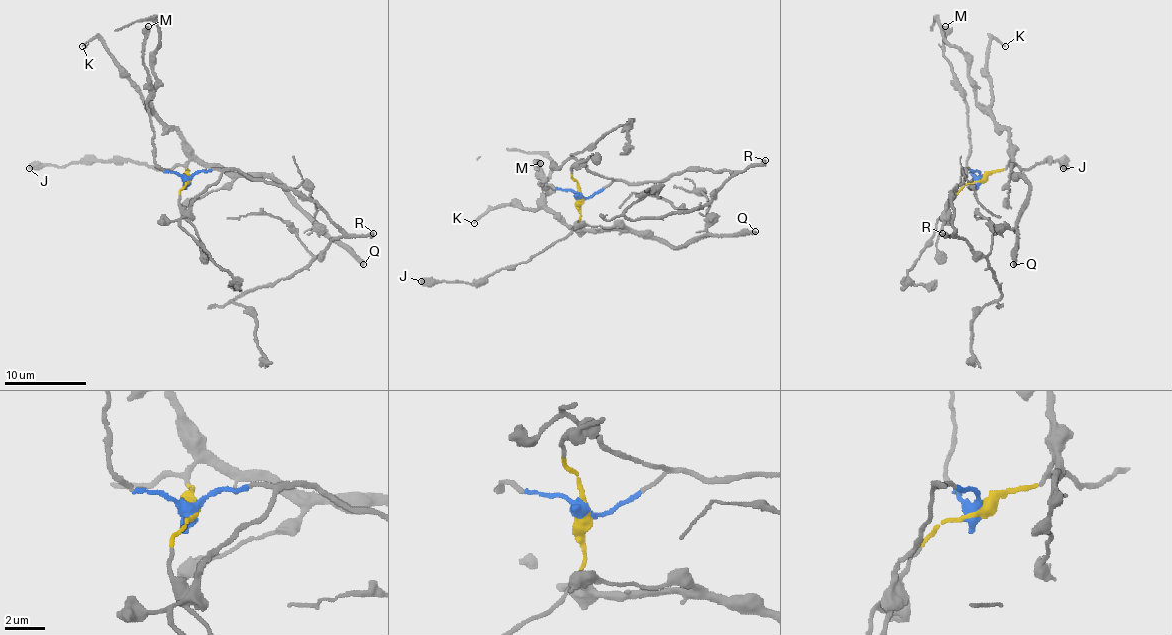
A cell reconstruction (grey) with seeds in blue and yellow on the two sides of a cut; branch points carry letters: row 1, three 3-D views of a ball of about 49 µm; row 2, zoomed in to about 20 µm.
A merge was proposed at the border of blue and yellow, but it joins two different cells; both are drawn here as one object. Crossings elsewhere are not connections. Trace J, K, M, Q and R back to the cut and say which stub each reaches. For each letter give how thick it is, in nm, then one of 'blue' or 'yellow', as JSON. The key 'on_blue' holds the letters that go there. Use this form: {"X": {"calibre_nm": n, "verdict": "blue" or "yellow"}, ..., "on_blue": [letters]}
{"J": {"calibre_nm": 600, "verdict": "yellow"}, "K": {"calibre_nm": 130, "verdict": "yellow"}, "M": {"calibre_nm": 600, "verdict": "blue"}, "Q": {"calibre_nm": 360, "verdict": "yellow"}, "R": {"calibre_nm": 420, "verdict": "blue"}, "on_blue": ["M", "R"]}

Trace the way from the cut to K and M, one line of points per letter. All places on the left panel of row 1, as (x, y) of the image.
K: (188, 181), (188, 142), (153, 112), (143, 99), (141, 89), (106, 46), (94, 38), (81, 46)
M: (188, 181), (175, 173), (165, 173), (155, 163), (147, 101), (149, 75), (143, 54), (145, 30), (149, 26)

